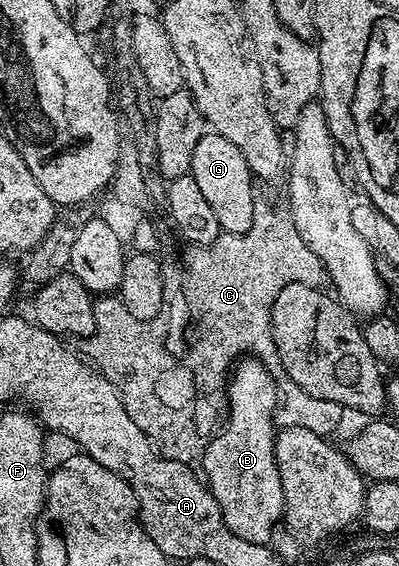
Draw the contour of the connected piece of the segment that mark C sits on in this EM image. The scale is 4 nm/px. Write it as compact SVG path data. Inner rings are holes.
M258 197L255 221L251 221L247 233L222 233L211 245L194 246L185 259L185 267L166 262L163 270L167 306L151 321L141 323L129 316L116 294L94 298L95 331L88 340L93 350L92 362L96 370L117 387L131 421L143 429L145 436L153 440L157 450L168 459L193 465L203 458L210 436L218 430L226 414L227 384L238 360L252 357L270 369L278 366L277 346L273 340L275 297L292 283L321 287L326 282L325 266L311 253L303 237L299 237L292 218L281 211L276 211L264 197Z

